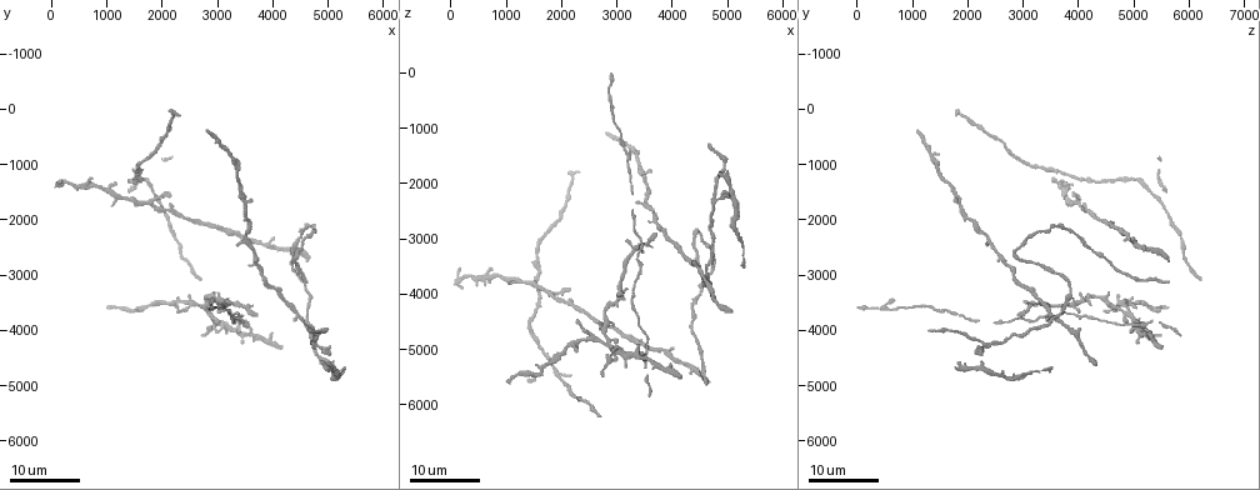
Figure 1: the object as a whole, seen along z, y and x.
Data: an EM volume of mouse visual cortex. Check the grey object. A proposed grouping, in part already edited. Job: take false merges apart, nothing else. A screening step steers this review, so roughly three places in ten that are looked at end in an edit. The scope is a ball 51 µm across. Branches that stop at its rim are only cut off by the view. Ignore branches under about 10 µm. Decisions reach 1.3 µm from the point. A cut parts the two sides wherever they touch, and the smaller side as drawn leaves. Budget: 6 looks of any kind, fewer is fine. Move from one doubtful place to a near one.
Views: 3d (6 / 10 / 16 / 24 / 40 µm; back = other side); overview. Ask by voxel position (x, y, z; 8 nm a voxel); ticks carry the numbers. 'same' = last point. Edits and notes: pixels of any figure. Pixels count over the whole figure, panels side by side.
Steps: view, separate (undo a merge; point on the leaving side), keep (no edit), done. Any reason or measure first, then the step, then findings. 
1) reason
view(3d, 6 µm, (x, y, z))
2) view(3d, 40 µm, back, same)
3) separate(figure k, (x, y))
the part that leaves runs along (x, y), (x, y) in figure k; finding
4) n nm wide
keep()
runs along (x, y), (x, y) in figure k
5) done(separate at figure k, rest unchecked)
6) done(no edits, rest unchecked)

three-way junction
view(3d, 16 µm, (1750, 1700, 4050))

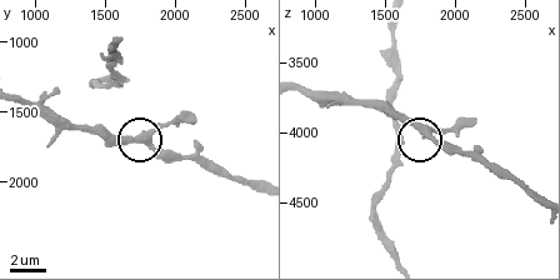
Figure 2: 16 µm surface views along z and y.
view(3d, 10 µm, (1780, 1660, 4020))

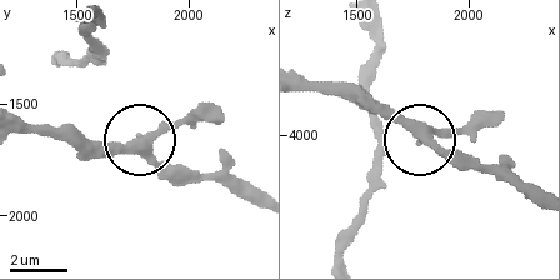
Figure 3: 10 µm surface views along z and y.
3 arms
keep()
runs along (534, 203), (513, 184), (455, 165), (364, 91) in figure 3; all the same neuron

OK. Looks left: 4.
four or more arms meet
view(3d, 24 µm, (4650, 3750, 3550))

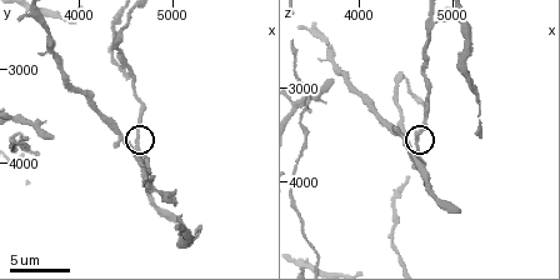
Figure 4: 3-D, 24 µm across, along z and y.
view(3d, 10 µm, (4600, 3800, 3550))

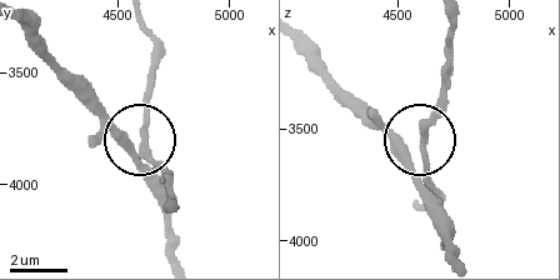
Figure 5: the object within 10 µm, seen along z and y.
keep()
one neuron here

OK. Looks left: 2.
a fork
view(3d, 16 µm, (2750, 3600, 4850))

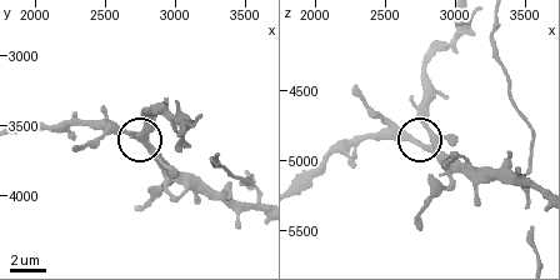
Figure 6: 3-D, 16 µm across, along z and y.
zoom in
view(3d, 10 µm, same)

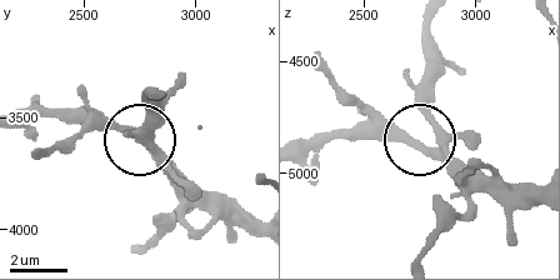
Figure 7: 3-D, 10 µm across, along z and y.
240 nm wide
keep()
continuous, no second neuron

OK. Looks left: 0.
done(no edits, rest unchecked)

